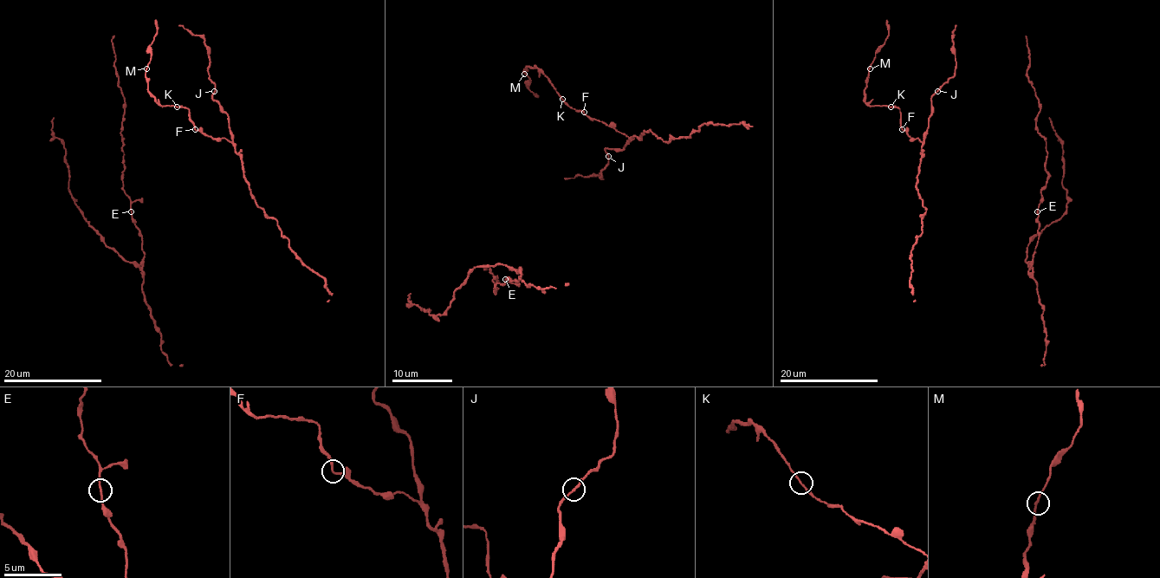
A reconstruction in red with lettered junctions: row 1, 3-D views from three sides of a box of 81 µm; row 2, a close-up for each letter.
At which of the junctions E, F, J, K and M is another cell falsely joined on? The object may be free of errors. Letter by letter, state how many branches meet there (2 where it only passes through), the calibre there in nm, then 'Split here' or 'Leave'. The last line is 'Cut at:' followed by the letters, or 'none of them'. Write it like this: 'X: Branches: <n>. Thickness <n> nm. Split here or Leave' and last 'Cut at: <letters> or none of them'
E: Branches: 2. Thickness 170 nm. Leave
F: Branches: 2. Thickness 150 nm. Leave
J: Branches: 2. Thickness 170 nm. Leave
K: Branches: 2. Thickness 170 nm. Leave
M: Branches: 2. Thickness 180 nm. Leave
Cut at: none of them

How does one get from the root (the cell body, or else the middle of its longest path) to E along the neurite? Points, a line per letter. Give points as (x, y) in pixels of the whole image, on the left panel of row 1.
E: (112, 39), (118, 87), (125, 100), (120, 133), (125, 168), (122, 183), (125, 194), (131, 201), (131, 211)

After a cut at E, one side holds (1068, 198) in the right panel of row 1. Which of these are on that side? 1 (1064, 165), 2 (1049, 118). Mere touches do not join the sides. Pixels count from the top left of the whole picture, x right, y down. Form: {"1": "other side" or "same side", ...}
{"1": "same side", "2": "same side"}

